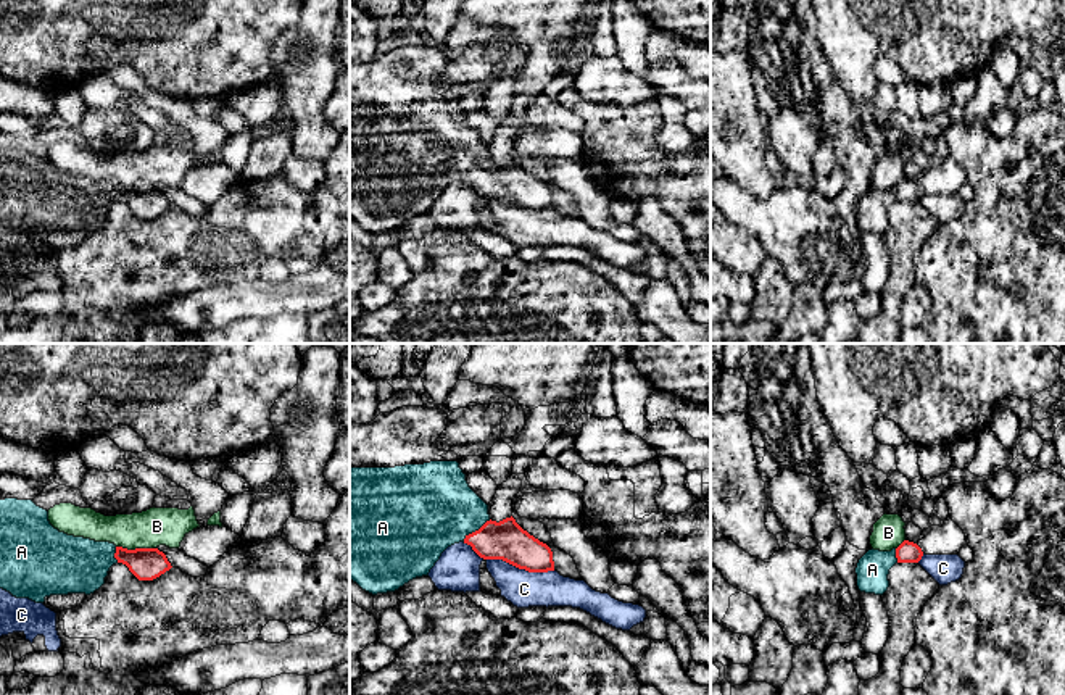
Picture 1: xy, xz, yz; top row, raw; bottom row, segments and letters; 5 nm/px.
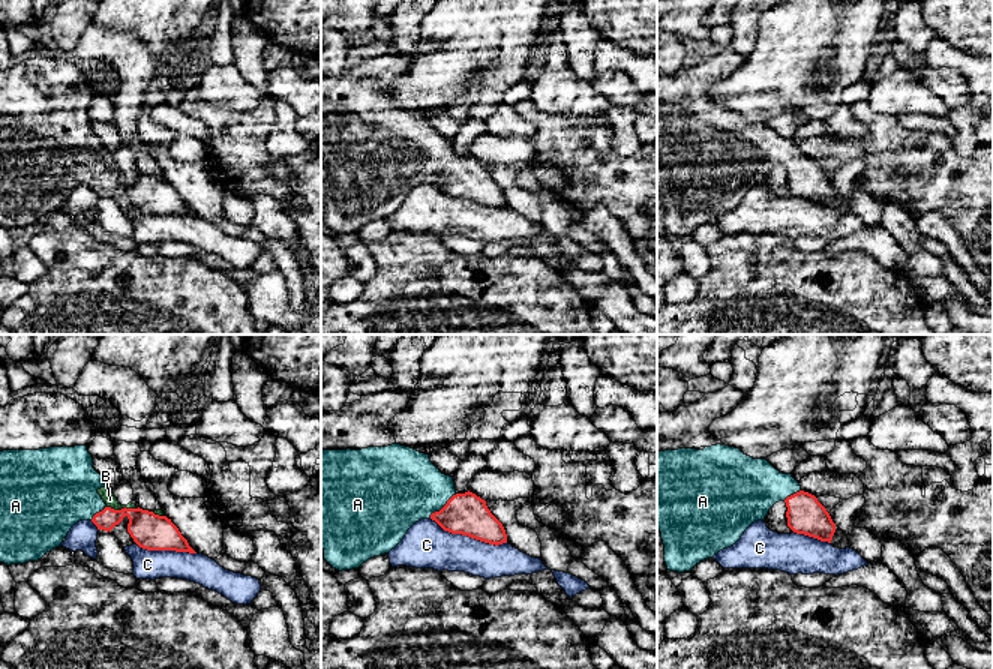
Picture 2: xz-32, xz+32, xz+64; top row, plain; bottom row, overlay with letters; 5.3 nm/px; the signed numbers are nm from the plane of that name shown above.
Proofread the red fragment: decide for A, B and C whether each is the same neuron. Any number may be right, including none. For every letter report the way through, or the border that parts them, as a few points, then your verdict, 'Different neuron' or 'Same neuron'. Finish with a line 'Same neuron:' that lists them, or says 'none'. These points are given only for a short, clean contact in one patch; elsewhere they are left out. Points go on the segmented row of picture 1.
A: Path across: xz (506, 541), (490, 541), (476, 531), (459, 515), (432, 507). Same neuron
B: Different neuron
C: Different neuron
Same neuron: A

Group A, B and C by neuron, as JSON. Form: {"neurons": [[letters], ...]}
{"neurons": [["A"], ["B"], ["C"]]}

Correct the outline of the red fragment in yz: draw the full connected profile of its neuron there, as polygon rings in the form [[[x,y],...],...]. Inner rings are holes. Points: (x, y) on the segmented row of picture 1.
[[[904,540],[891,551],[868,550],[856,568],[859,590],[883,595],[889,587],[889,569],[896,563],[918,563],[922,556],[922,548],[909,540]]]

